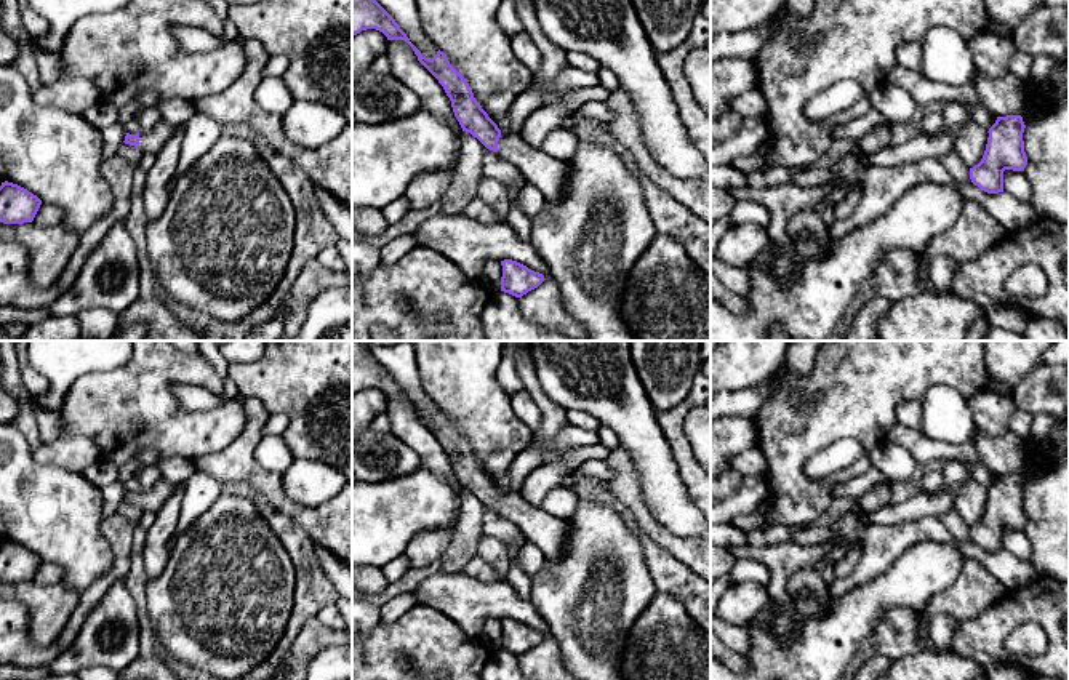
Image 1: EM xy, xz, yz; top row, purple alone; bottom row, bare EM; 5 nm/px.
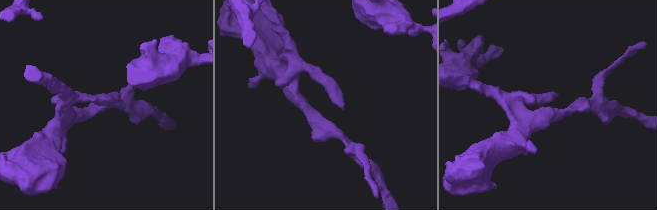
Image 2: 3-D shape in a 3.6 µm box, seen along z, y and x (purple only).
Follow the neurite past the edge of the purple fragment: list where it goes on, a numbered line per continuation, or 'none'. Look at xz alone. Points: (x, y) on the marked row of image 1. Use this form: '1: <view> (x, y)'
1: xz (548, 175)

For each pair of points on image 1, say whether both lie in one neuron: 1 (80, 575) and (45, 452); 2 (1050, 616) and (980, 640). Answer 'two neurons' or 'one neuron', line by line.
1: two neurons
2: one neuron

